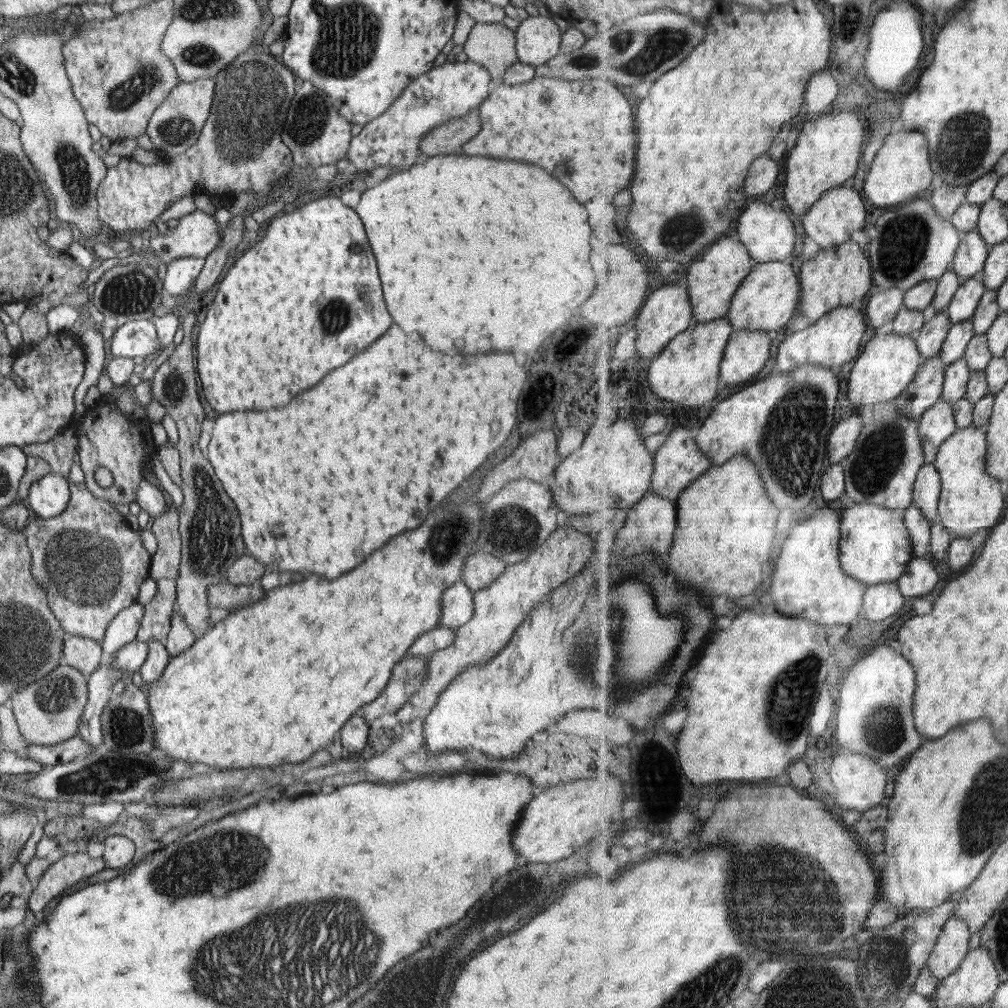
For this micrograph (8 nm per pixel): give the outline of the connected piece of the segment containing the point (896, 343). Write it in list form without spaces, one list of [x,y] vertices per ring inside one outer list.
[[[896,332],[876,335],[867,343],[865,351],[859,356],[852,370],[849,383],[850,400],[860,408],[896,400],[904,391],[909,390],[928,361],[912,335]]]

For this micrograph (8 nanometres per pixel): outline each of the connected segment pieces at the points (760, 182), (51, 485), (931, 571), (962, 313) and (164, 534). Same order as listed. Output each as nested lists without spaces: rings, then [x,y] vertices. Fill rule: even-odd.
[[[771,153],[764,155],[764,158],[760,158],[754,163],[752,174],[747,182],[747,191],[757,197],[770,192],[778,184],[780,174],[782,174],[780,162],[773,158]]]
[[[52,472],[33,482],[27,496],[33,516],[50,519],[64,512],[71,495],[69,486],[67,479]]]
[[[916,557],[911,567],[899,581],[902,593],[910,597],[927,596],[936,590],[940,584],[942,574],[927,558]]]
[[[981,275],[967,279],[963,283],[956,298],[947,309],[954,324],[972,321],[975,318],[988,289],[989,286],[983,281]]]
[[[168,500],[167,511],[152,522],[152,532],[158,541],[158,550],[151,557],[149,576],[157,583],[160,579],[176,580],[181,562],[181,535],[179,512]]]

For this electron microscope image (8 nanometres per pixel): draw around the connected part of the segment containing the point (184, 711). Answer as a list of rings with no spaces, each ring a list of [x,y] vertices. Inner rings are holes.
[[[460,504],[454,510],[440,506],[424,520],[420,528],[392,538],[388,546],[372,552],[364,564],[360,564],[358,568],[354,568],[352,572],[340,578],[330,580],[312,574],[306,580],[303,578],[298,581],[298,584],[280,586],[266,592],[264,598],[260,598],[252,605],[230,610],[227,617],[208,628],[202,636],[197,637],[190,648],[183,650],[176,658],[171,658],[162,676],[150,683],[147,700],[152,713],[155,749],[189,764],[198,762],[198,764],[207,764],[220,770],[222,768],[264,768],[264,766],[293,767],[306,761],[320,749],[328,750],[334,740],[334,734],[342,728],[342,725],[352,715],[360,713],[363,705],[379,697],[390,680],[394,666],[406,658],[407,650],[416,638],[438,626],[442,594],[448,588],[452,588],[456,581],[461,580],[462,567],[466,558],[479,551],[479,548],[476,548],[476,536],[480,534],[480,514],[482,510],[476,504]]]

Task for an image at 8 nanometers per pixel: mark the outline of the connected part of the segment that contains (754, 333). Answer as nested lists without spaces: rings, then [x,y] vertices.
[[[737,329],[723,362],[723,380],[732,386],[754,380],[772,358],[773,337],[768,330]]]

